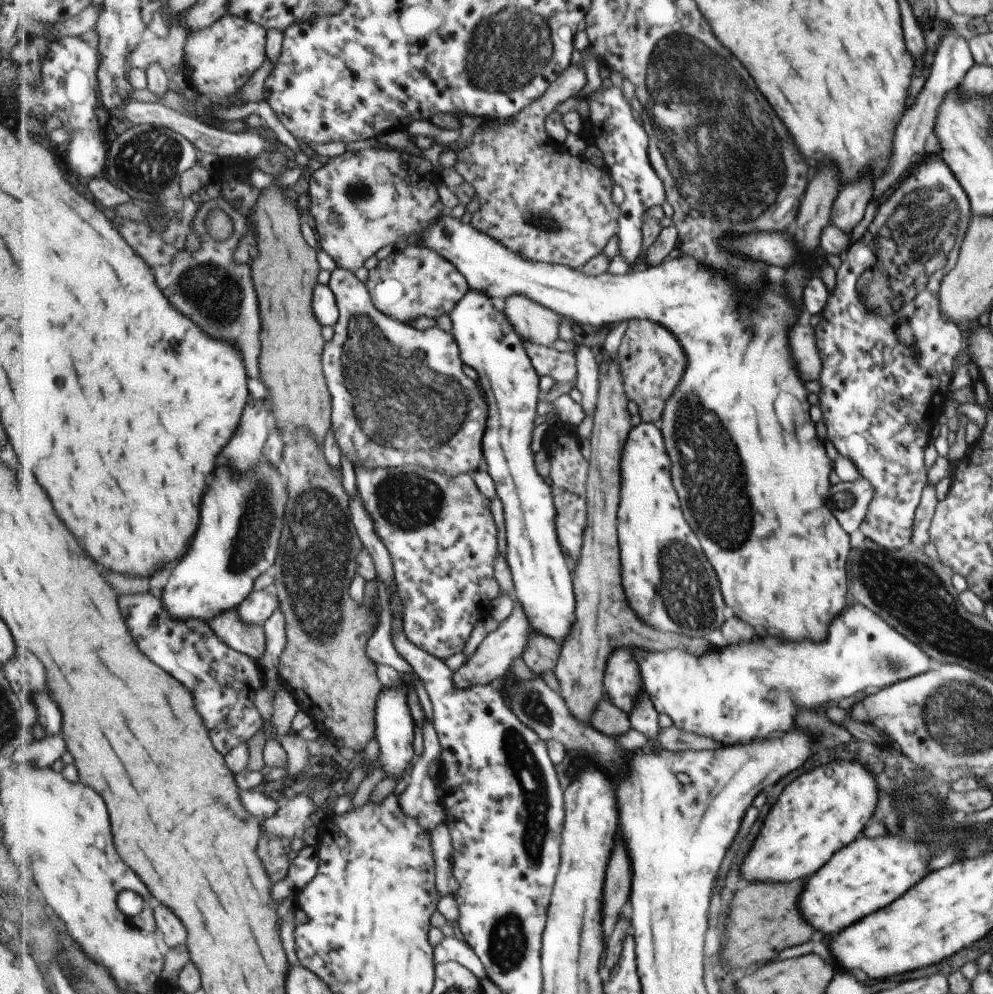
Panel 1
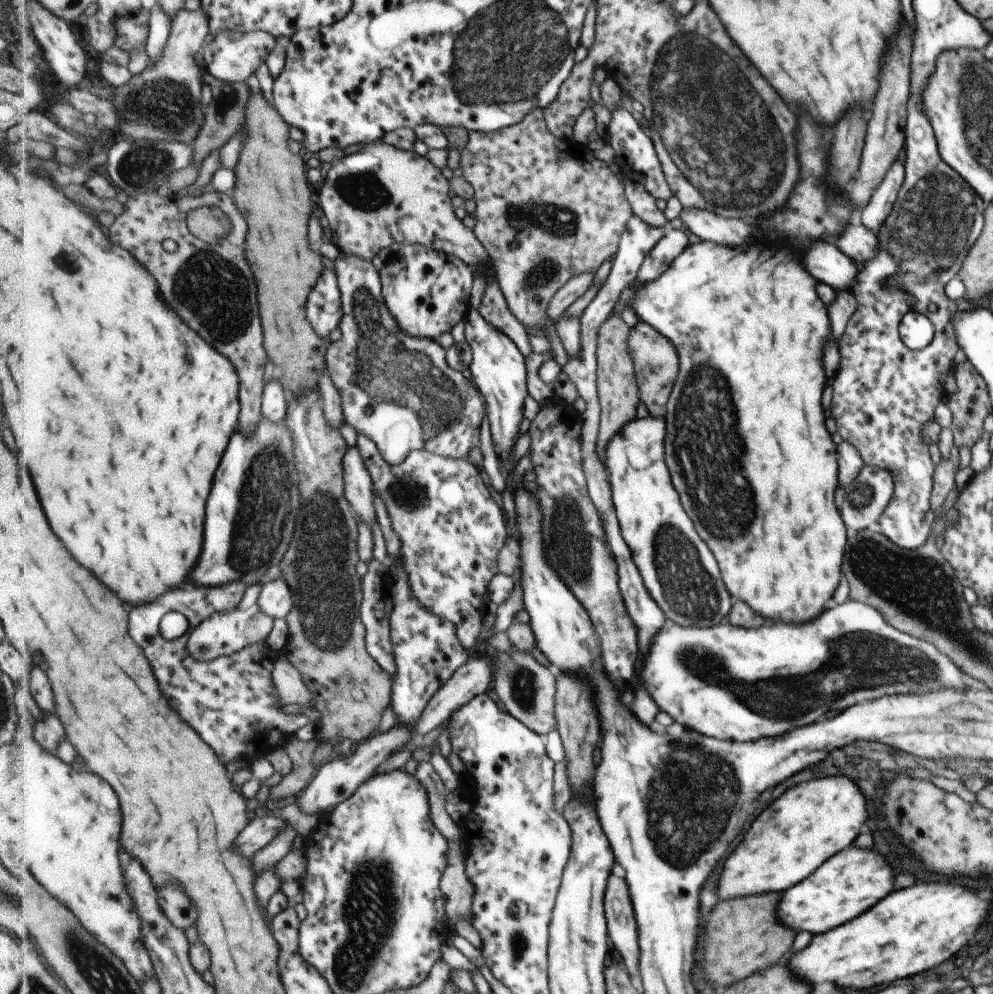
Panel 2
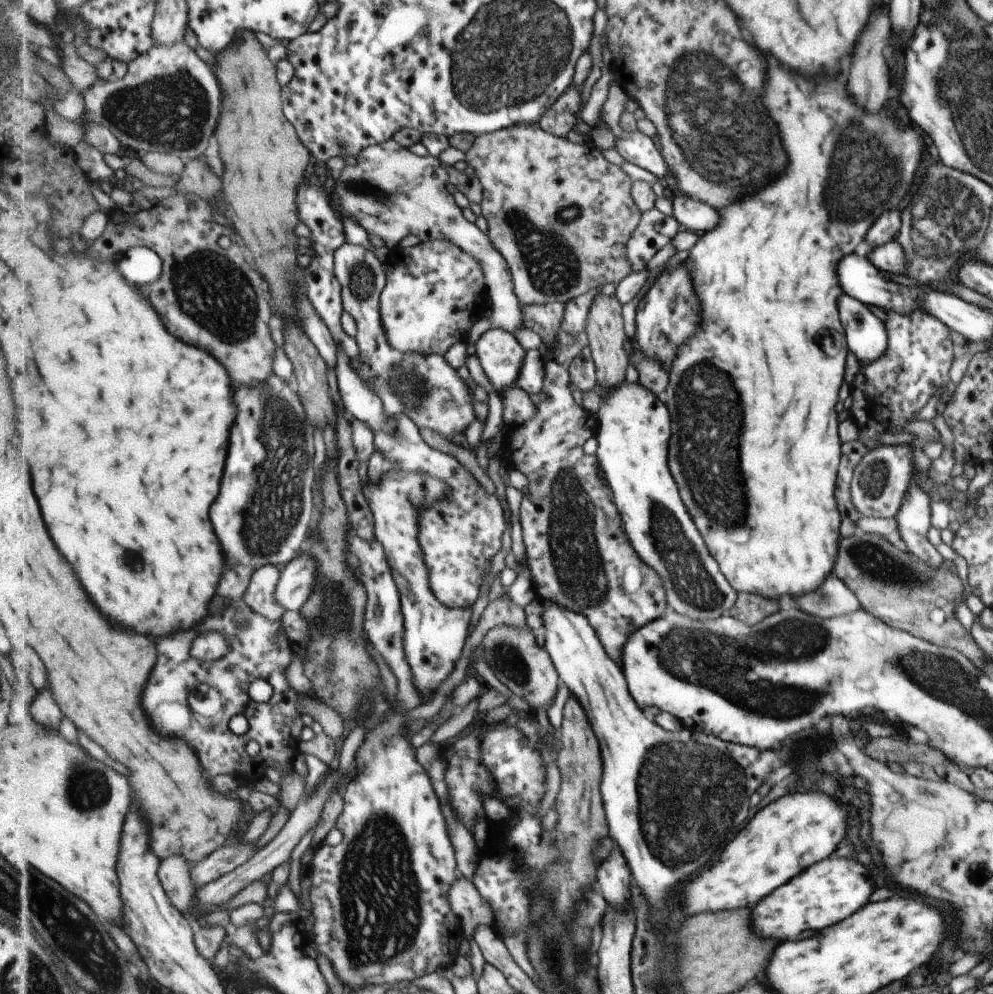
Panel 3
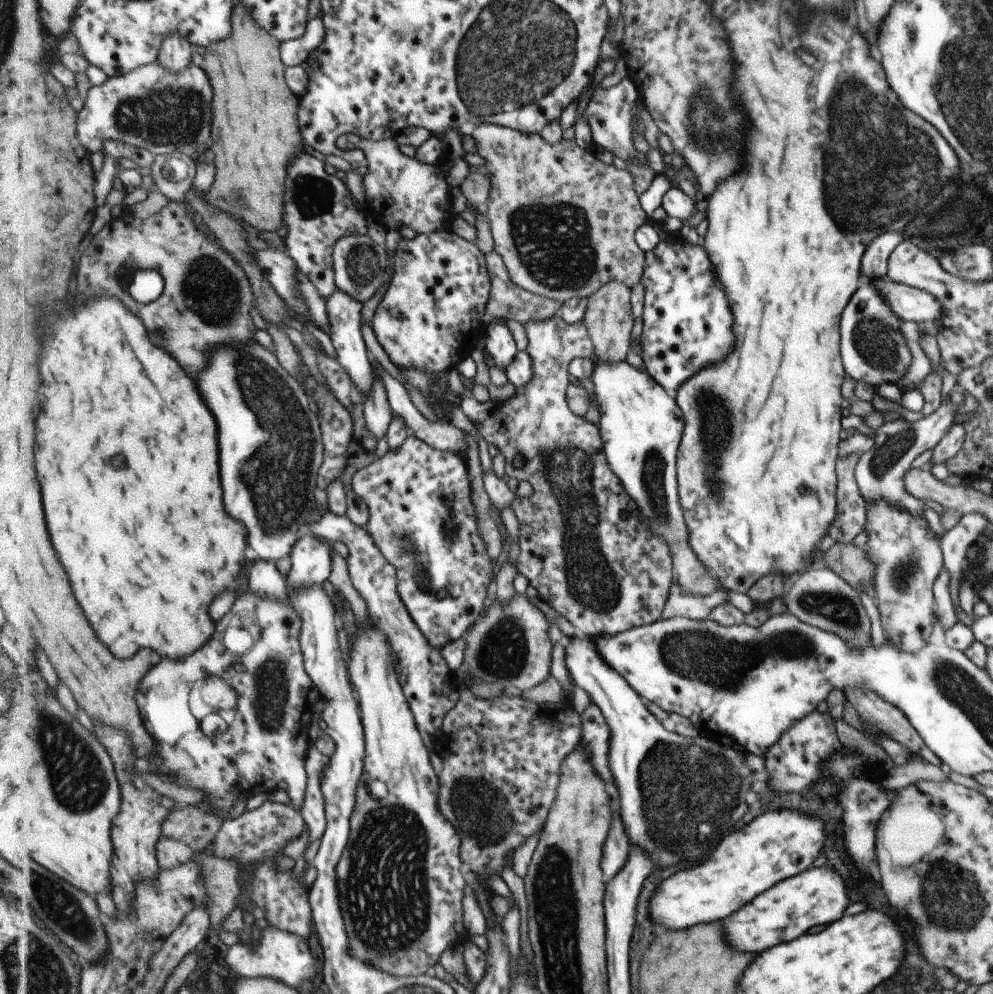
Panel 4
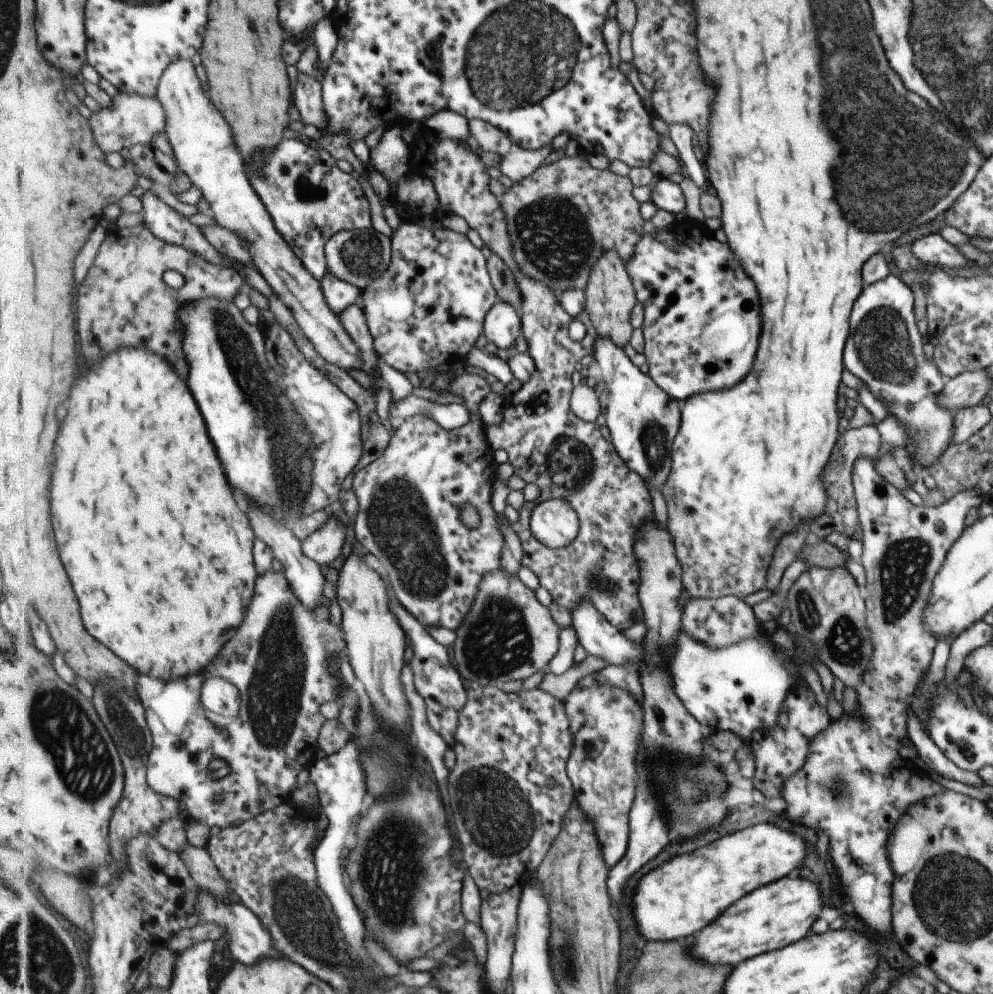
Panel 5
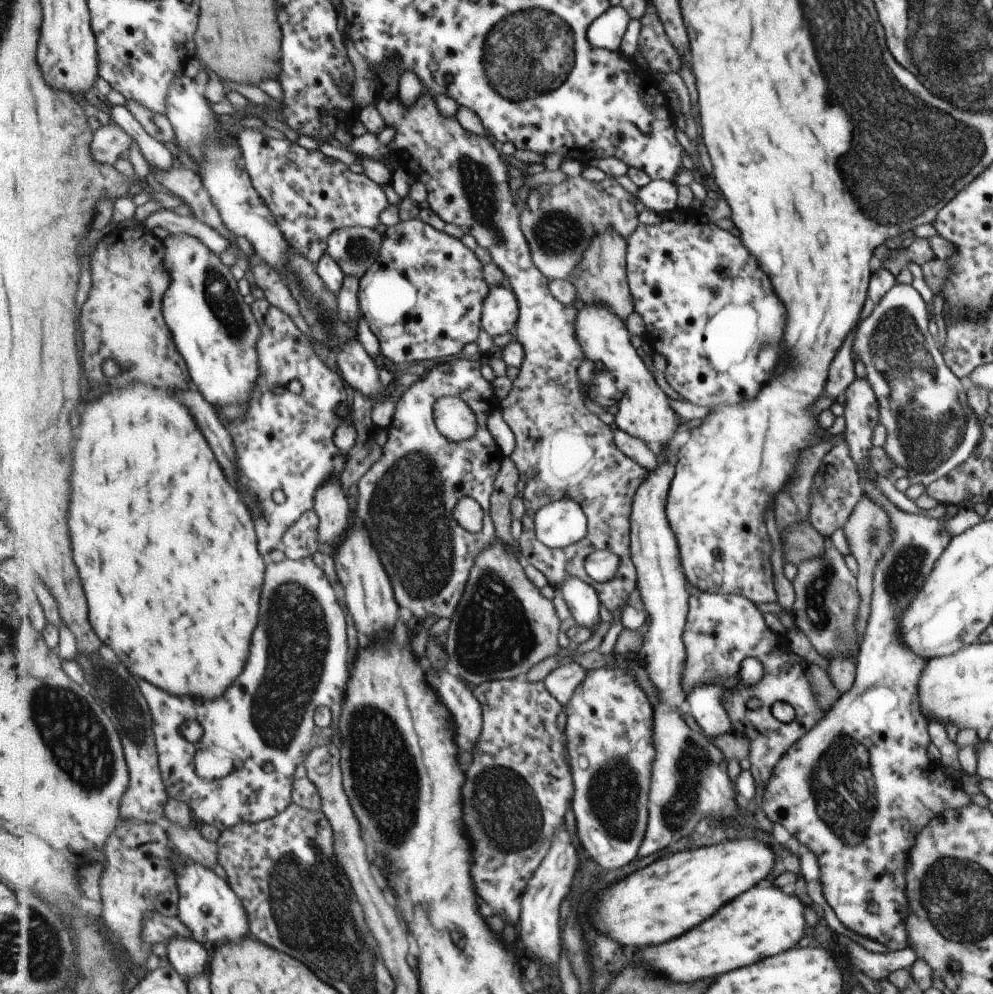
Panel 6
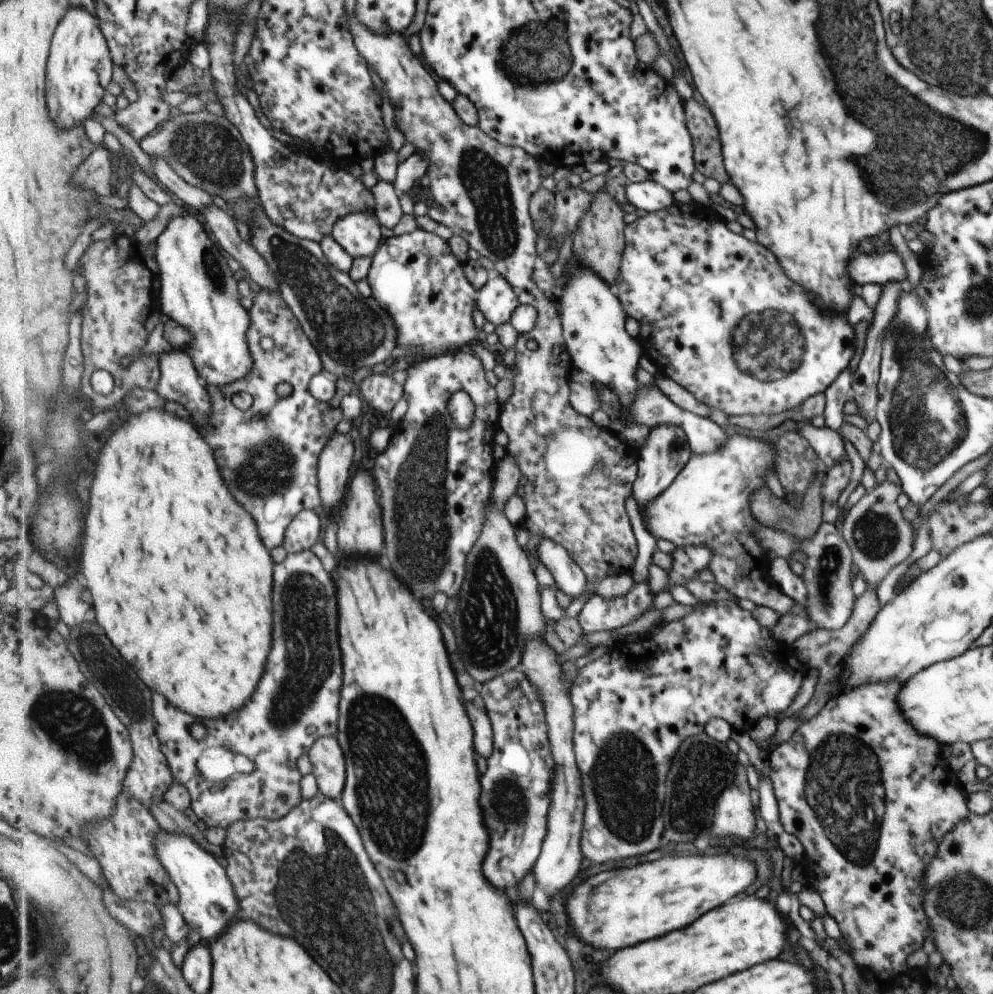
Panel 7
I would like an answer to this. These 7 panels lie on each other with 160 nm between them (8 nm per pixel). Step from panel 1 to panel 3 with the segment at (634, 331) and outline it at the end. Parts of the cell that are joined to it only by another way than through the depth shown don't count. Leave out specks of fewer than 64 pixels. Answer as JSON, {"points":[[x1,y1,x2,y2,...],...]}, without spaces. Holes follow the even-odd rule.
{"points":[[634,345,630,364,639,372,639,382,650,388,658,397,662,397,670,386,670,374,658,361,651,360]]}

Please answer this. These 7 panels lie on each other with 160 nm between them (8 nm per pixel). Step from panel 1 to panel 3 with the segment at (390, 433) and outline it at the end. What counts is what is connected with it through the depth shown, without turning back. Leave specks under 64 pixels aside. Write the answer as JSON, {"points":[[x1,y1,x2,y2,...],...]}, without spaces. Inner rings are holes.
{"points":[[345,243,335,251,334,271,342,284,344,310,355,319,355,338,362,350,362,358,352,358,352,363,384,400,389,416,410,416,419,427,432,429,450,441,461,442,467,427,477,419,467,381,443,355,404,353,390,345,380,309,380,298,387,282,385,267,377,254,365,246]]}

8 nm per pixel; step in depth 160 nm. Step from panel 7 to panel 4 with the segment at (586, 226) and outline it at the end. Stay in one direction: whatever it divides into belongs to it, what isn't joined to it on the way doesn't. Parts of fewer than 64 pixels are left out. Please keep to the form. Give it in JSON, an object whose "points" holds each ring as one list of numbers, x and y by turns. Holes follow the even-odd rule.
{"points":[[613,279,587,299,589,306,584,323,594,340,595,357,601,362,622,363,631,350,631,330,635,326,634,312,631,306,631,288]]}

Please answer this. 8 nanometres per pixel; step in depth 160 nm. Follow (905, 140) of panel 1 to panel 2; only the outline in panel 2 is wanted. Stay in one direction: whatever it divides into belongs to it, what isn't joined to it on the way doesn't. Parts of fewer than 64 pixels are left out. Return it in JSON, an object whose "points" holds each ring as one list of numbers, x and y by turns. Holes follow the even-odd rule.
{"points":[[895,162,887,170,885,178,879,182,873,194,871,194,871,198,869,198,867,204,861,210,861,214,859,214,861,224,875,234,877,234,883,221,887,218,895,199,898,197,897,192,899,192,903,182,903,168,904,165,901,162]]}

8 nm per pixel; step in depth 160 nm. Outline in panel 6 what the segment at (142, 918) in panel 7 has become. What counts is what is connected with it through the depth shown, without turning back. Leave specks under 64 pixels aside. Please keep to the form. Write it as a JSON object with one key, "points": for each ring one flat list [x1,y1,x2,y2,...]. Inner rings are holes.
{"points":[[157,910,146,912,143,926,142,939,152,945,163,943,168,946,168,942,175,935,193,937,178,916,168,917]]}

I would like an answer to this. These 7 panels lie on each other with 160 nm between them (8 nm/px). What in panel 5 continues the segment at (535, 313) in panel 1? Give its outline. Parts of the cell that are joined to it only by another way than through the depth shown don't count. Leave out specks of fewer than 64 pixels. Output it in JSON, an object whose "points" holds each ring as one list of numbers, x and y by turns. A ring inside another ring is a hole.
{"points":[[481,119,469,120,469,126,470,135,482,150,497,152,502,156,509,154,513,140,506,132],[579,154,574,157,563,157,554,163,546,166,539,167,529,178,524,178,521,182,513,184,511,189,507,189,503,196,500,196,500,203,507,213,508,229,511,235,512,243,514,244,514,251,516,261,522,268,522,271,535,280,540,280,554,289,557,296,561,296,563,291,567,289,583,289,584,291,588,287,590,282,591,271,594,270,595,263,602,257,605,251,617,251,622,256,624,263,629,264,630,260,633,259,635,252,637,252,638,242,642,239,645,233,644,226,646,220,643,220,639,208,641,203,635,200,633,196,634,182,629,176,621,176,614,173,609,169,603,169,601,171,595,170,589,162,585,162,583,158,579,158]]}

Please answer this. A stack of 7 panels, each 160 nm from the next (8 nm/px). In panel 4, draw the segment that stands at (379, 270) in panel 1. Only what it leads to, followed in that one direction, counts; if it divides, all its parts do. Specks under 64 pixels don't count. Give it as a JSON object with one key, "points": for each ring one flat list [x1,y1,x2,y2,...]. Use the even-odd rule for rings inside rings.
{"points":[[439,229,417,235,412,240,402,238,395,249,395,268,389,287,371,320,374,334,388,358,399,369,421,369,426,373,454,371,455,366,467,358,467,352,476,347,477,336,483,328,487,304,490,303,492,280,485,255,473,241,457,236,455,232]]}

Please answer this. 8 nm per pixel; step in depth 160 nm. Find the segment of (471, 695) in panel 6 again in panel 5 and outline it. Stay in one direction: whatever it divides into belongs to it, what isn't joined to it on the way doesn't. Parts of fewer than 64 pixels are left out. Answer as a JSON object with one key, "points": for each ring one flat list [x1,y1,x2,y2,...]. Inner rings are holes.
{"points":[[395,598,390,600,391,610,395,616,399,616,399,624,403,624,411,646,415,650,413,656,413,670,415,670,415,684,419,694,425,698,427,702,427,714,429,714,429,722,431,726,445,738,448,746,457,744,457,731,460,723,460,712,465,708,468,701,468,690,465,690,463,677,460,675,458,668,453,662,453,655,449,656,451,649,447,650,446,646,439,644,431,634,427,636,427,626,423,626,413,614,411,614,401,603]]}

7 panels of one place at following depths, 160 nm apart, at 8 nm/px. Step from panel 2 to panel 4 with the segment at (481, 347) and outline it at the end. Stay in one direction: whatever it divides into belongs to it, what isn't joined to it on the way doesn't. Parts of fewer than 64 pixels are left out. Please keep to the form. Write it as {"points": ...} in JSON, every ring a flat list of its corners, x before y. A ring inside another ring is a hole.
{"points":[[505,319,489,323,484,342,485,353,493,362,493,366,505,370,518,355,517,342,513,338,511,328]]}

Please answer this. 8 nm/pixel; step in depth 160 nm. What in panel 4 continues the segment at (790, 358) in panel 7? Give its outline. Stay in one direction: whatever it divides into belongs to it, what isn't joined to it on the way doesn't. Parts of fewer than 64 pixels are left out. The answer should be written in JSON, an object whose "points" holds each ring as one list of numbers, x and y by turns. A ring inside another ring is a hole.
{"points":[[680,239,673,244,671,241,662,241,646,252,645,264,641,279,646,296,642,316,643,329,639,339,640,356,649,374,675,394,687,379,703,368,718,363,723,356,727,356,727,352,731,352,731,348,735,346,735,336,731,330,733,316,723,286,715,276,710,254,703,248,701,241,697,244,683,244]]}

